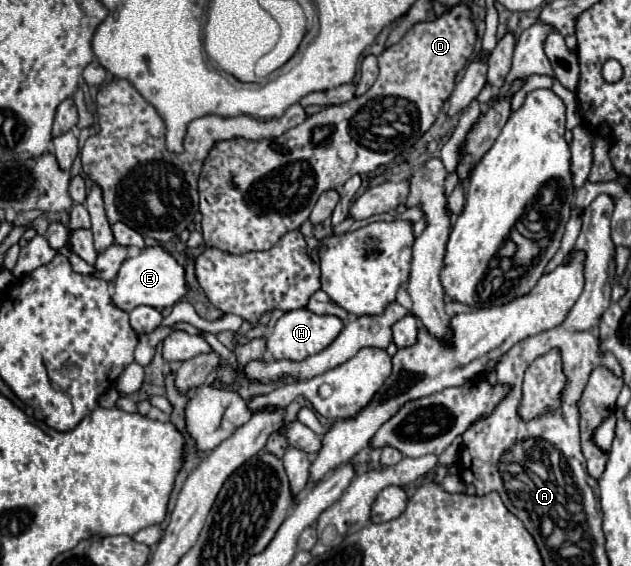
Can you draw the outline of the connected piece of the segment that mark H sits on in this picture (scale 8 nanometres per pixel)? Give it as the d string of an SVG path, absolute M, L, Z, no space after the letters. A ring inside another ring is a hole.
M307 309L289 311L289 313L281 315L279 321L275 323L273 333L267 339L267 349L273 355L273 359L303 361L305 357L311 357L311 355L323 351L325 347L329 347L335 341L335 337L341 333L343 325L345 325L343 319L339 319L335 315L315 315L315 313L309 313Z

